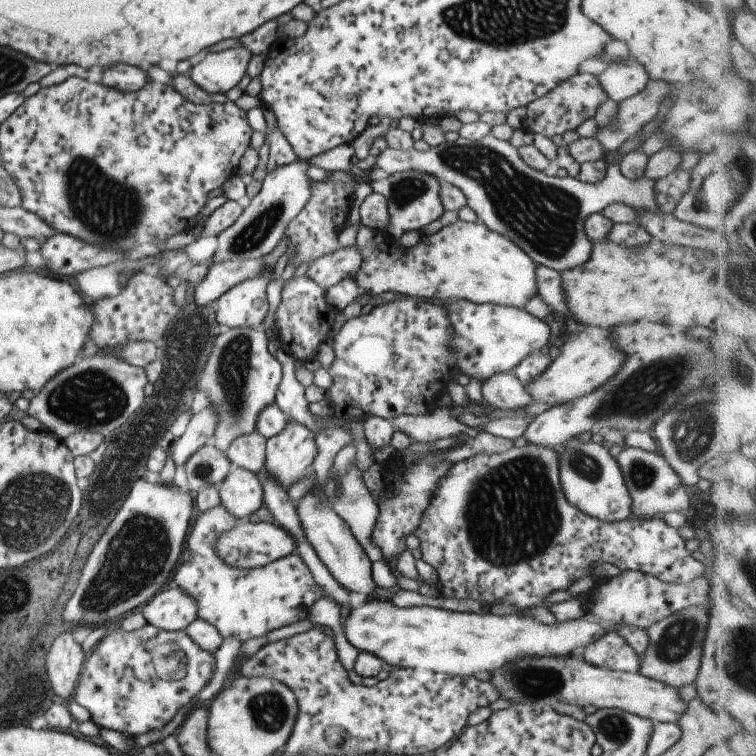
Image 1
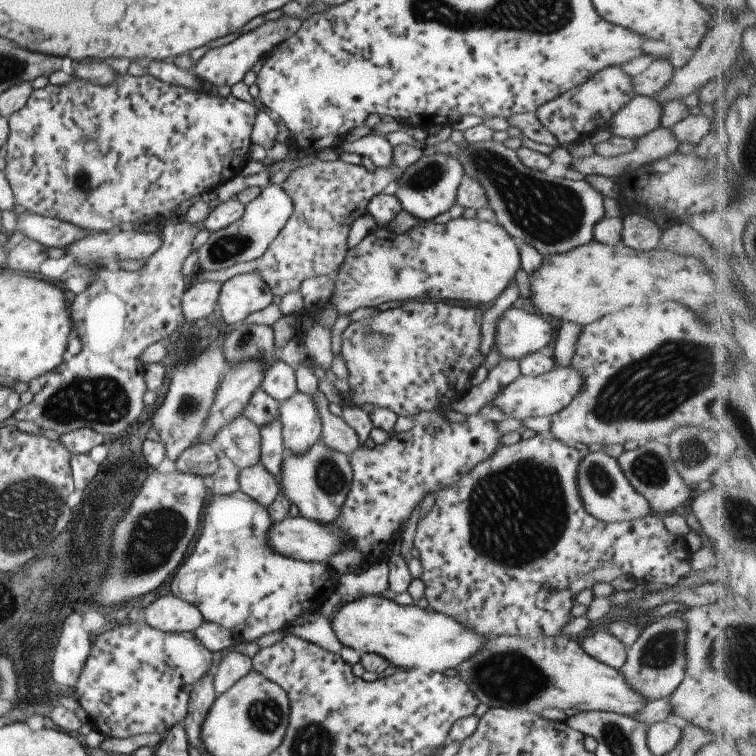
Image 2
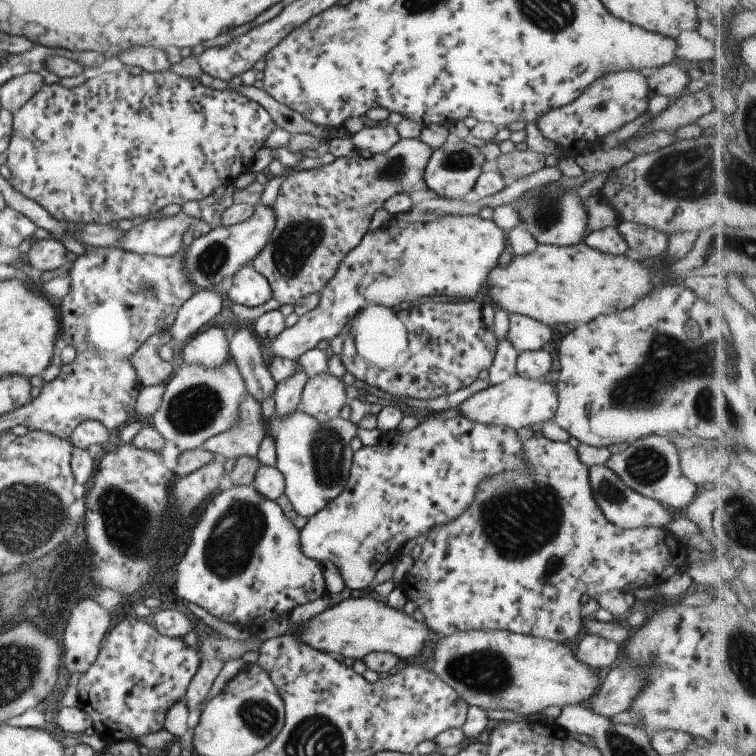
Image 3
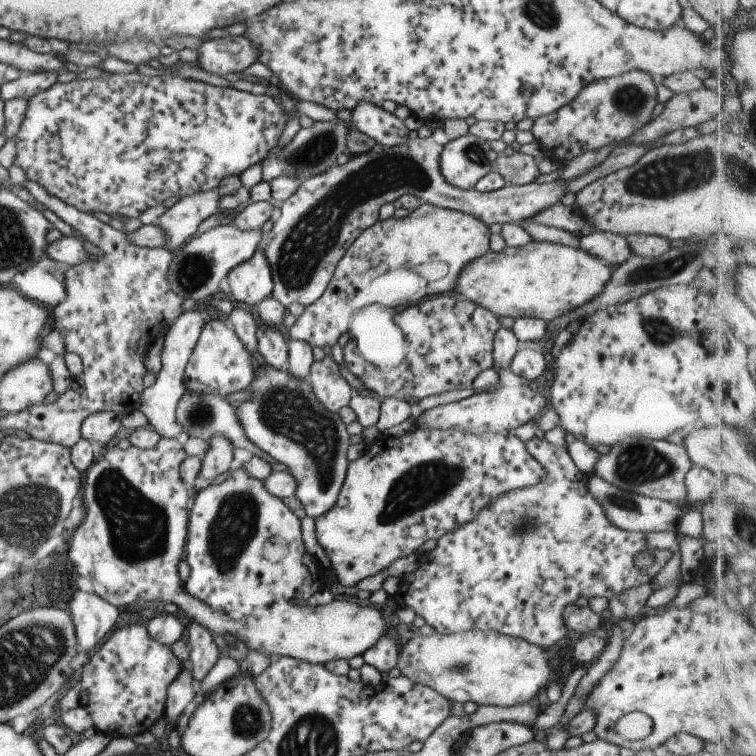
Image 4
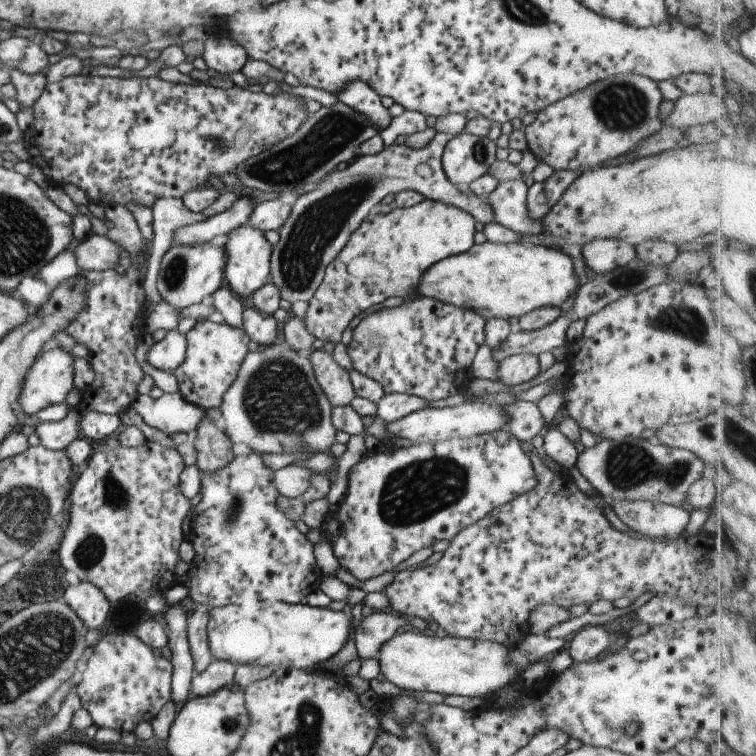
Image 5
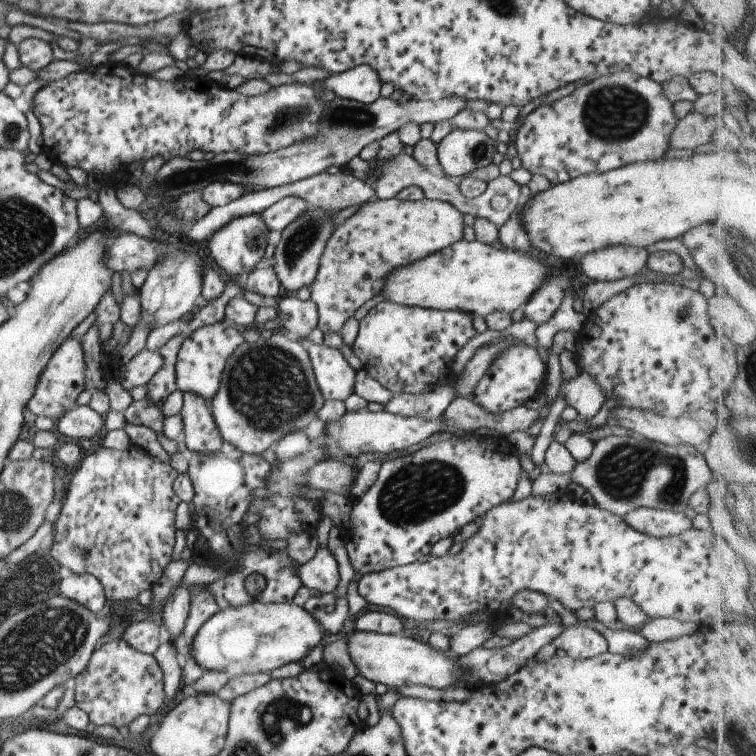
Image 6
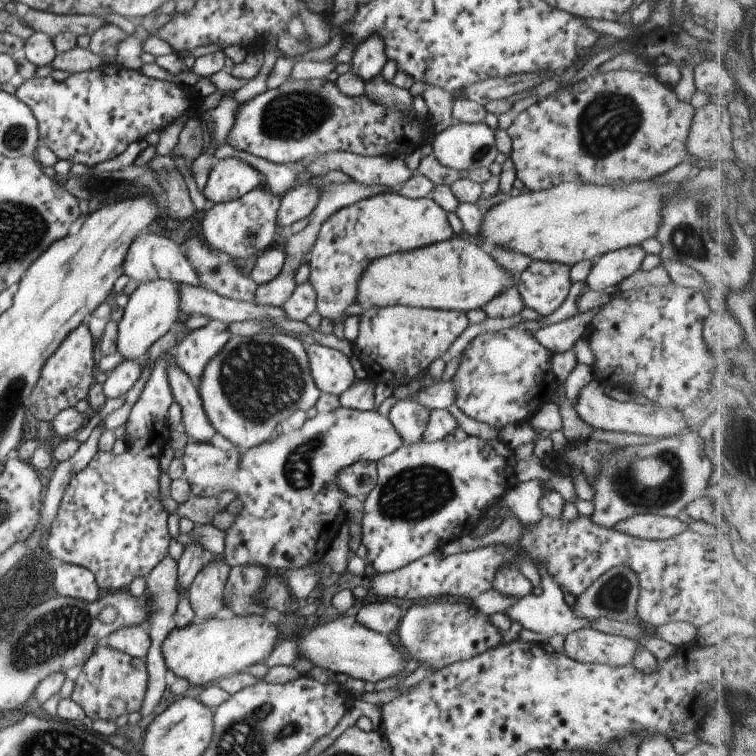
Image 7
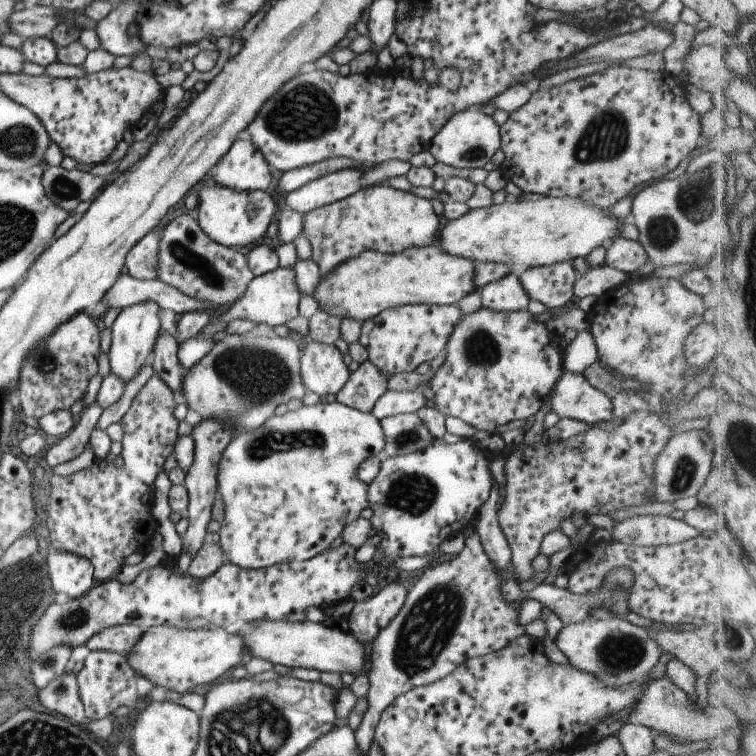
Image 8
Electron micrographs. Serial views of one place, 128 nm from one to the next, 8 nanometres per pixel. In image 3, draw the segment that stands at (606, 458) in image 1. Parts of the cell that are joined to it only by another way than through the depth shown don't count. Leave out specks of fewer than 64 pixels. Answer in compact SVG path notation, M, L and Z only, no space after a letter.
M604 464L593 465L588 468L588 481L592 500L595 500L602 515L617 528L655 527L656 529L666 530L666 526L673 519L674 513L672 511L663 506L658 500L632 491Z

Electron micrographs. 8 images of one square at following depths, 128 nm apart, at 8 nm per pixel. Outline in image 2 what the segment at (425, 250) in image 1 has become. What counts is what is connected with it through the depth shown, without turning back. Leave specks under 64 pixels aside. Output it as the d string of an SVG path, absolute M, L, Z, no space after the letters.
M462 217L443 225L419 221L400 236L395 236L389 226L377 225L376 230L348 250L345 261L332 275L335 288L328 303L339 316L349 315L357 308L375 309L377 304L389 301L457 300L487 307L515 280L520 266L517 244L498 223Z

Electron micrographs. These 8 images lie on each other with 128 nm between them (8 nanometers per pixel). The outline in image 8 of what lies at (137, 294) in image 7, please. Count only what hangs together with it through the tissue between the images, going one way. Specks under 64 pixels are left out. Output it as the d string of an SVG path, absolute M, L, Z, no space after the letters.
M139 303L120 310L110 327L110 346L107 352L109 372L127 384L149 361L159 332L159 319L155 303Z

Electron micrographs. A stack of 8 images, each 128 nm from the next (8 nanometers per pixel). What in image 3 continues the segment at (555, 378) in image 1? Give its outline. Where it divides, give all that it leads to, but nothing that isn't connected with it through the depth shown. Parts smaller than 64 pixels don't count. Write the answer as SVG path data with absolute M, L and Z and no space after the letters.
M515 374L503 382L489 385L476 392L456 407L459 416L468 421L517 429L551 420L557 403L554 386L545 384L541 380L526 379Z

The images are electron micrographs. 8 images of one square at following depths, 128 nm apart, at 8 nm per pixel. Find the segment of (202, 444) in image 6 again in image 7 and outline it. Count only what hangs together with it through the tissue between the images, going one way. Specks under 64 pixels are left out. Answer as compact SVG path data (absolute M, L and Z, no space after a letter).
M169 357L166 362L166 377L170 386L172 399L180 406L181 421L189 440L207 443L215 434L209 424L198 395L198 386Z

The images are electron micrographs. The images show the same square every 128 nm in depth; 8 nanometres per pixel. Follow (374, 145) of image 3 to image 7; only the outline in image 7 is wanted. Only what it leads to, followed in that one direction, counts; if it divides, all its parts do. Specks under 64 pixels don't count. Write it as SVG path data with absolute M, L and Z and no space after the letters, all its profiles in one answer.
M371 33L356 44L350 70L366 84L380 72L386 61L382 38L377 33Z

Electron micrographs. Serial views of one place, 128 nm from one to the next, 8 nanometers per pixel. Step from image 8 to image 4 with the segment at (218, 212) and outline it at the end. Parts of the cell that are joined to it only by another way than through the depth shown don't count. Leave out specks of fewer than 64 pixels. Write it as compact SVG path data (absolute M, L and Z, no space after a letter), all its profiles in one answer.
M256 250L247 260L232 268L227 273L226 282L233 301L247 306L269 297L272 278L263 250Z

